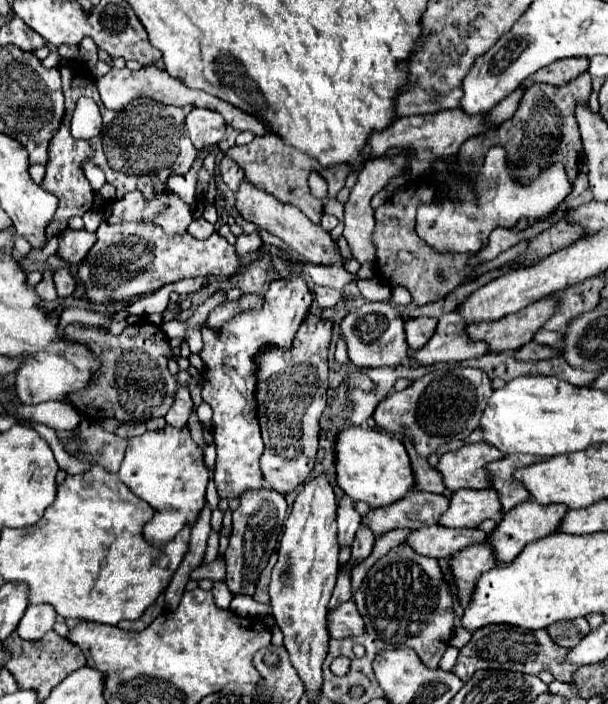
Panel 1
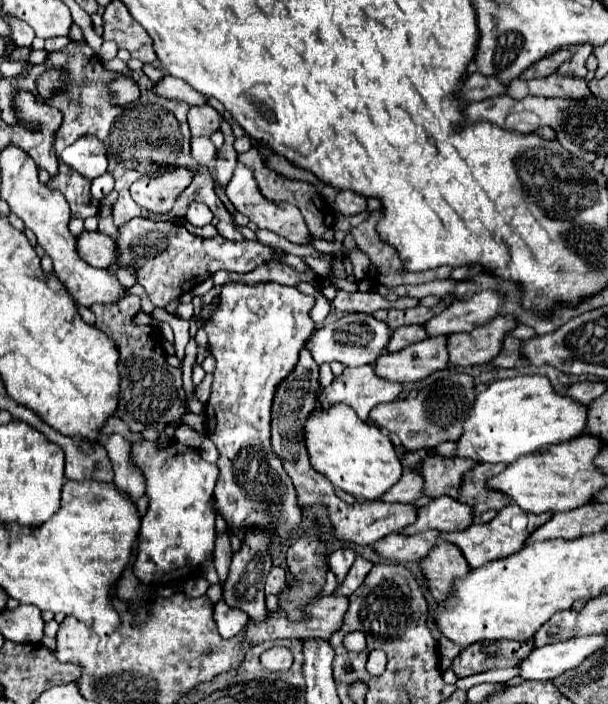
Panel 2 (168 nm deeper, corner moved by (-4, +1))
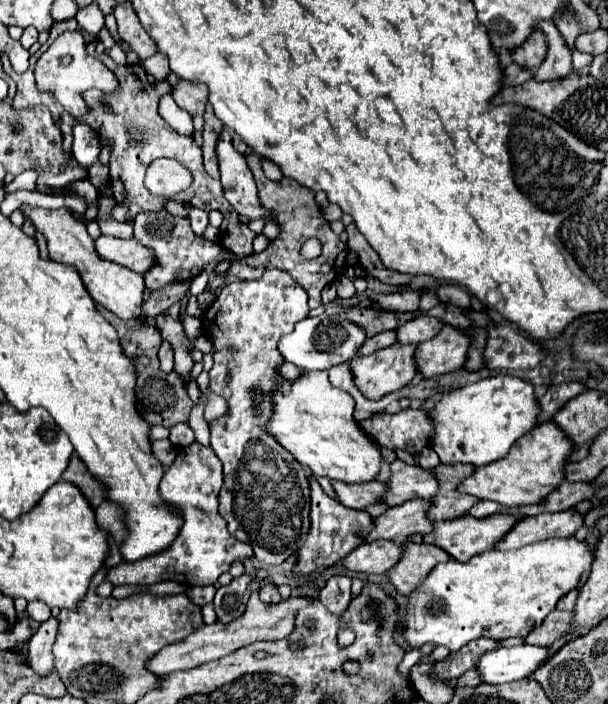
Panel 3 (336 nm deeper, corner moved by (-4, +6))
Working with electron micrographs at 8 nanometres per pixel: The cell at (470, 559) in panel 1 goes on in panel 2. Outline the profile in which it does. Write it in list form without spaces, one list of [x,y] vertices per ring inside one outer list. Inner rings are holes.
[[[440,541],[434,551],[422,561],[422,569],[428,577],[430,593],[436,601],[444,601],[454,593],[454,579],[462,579],[470,573],[470,565],[462,551],[454,543]]]

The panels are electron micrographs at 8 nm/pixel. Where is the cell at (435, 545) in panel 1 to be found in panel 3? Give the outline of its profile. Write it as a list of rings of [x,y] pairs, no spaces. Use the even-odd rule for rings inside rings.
[[[370,542],[354,548],[342,560],[342,566],[358,574],[384,574],[398,562],[398,556],[402,556],[402,546],[394,546],[394,542]]]

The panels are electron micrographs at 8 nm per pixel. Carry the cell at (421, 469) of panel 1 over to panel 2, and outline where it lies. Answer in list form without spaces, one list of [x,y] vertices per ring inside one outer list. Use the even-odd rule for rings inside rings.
[[[406,467],[402,473],[402,479],[388,491],[386,497],[382,497],[382,501],[390,501],[390,503],[414,503],[420,497],[424,497],[424,477],[412,469]]]

